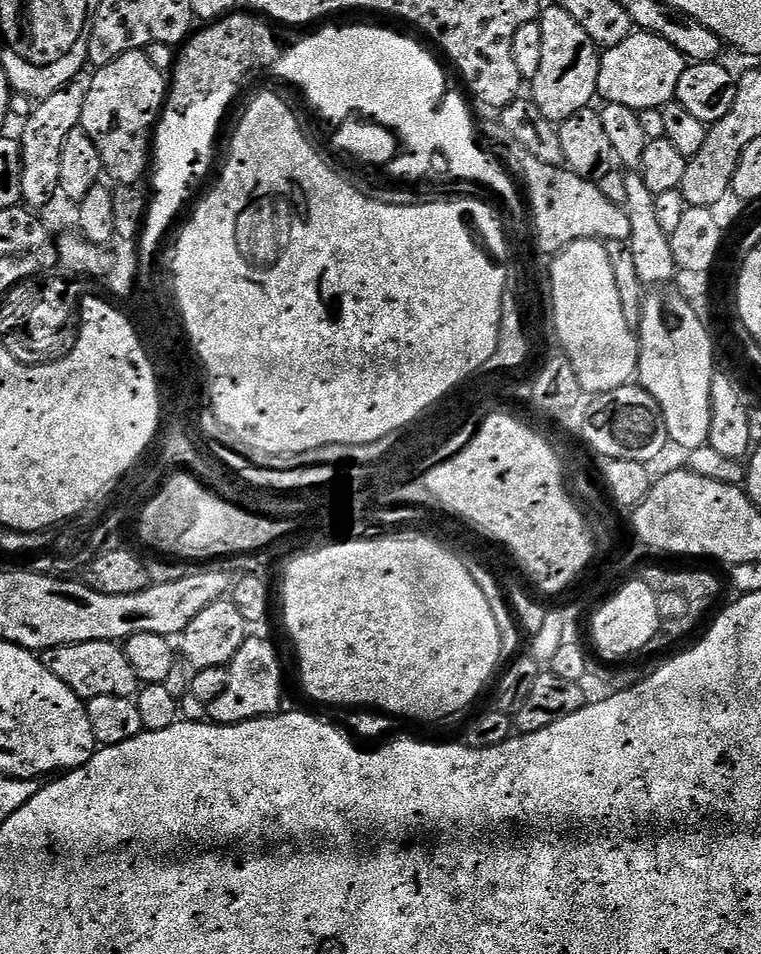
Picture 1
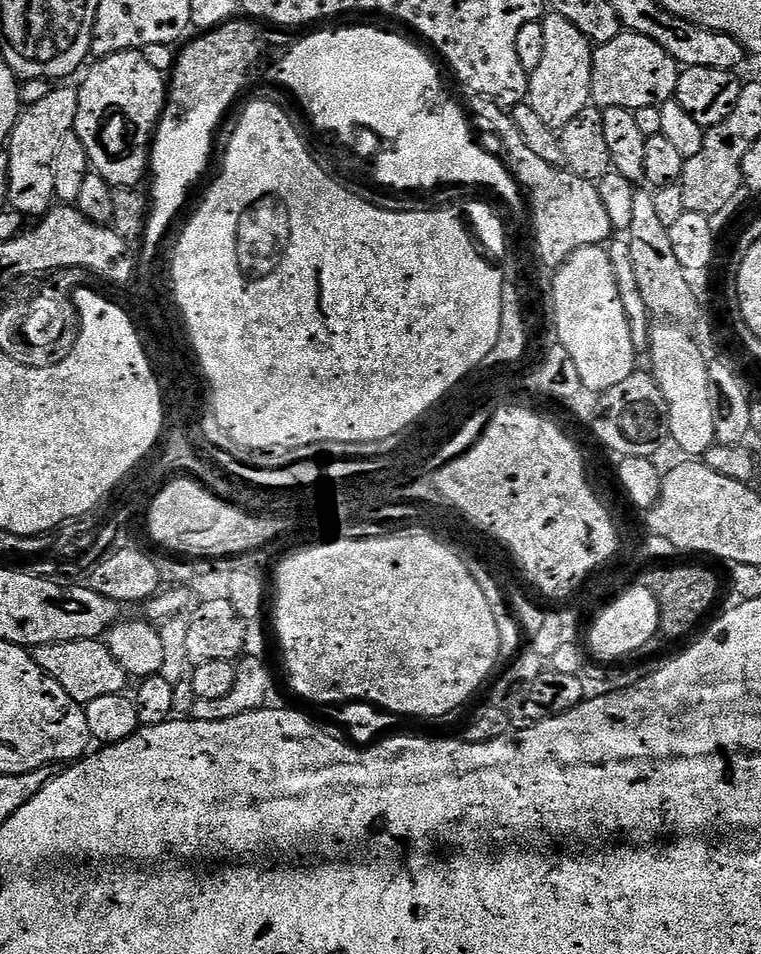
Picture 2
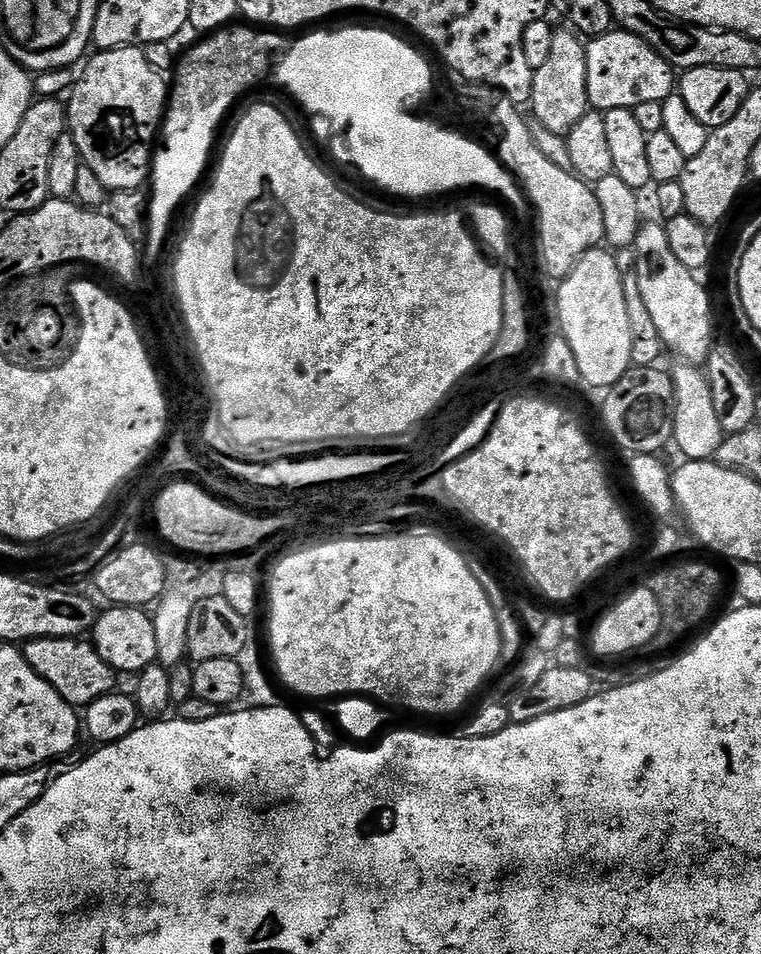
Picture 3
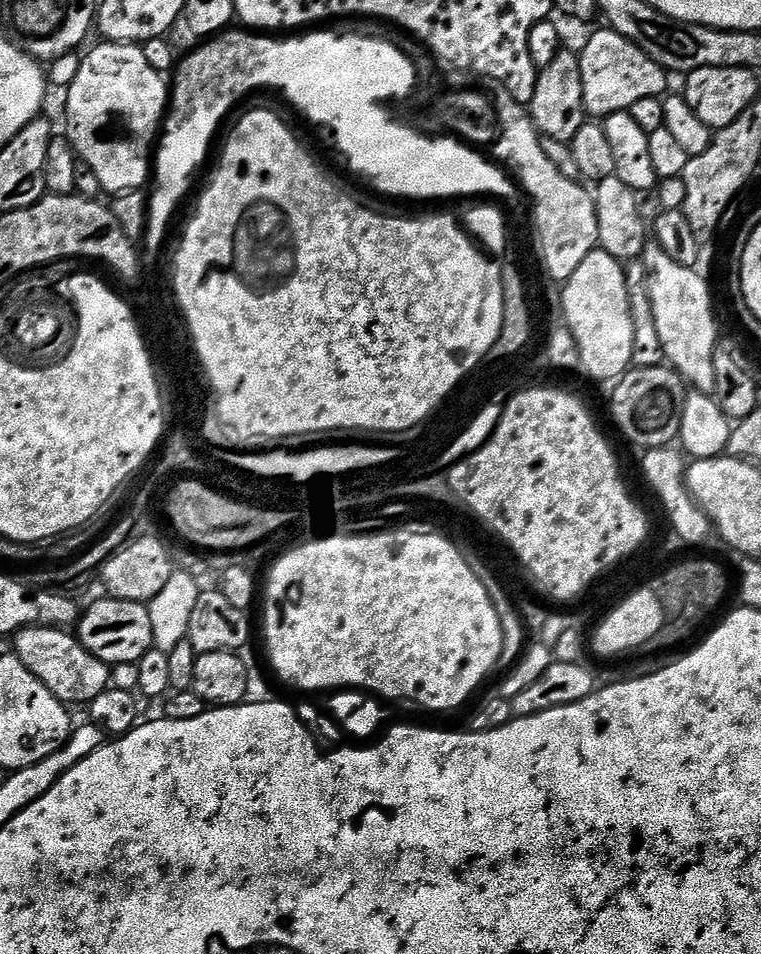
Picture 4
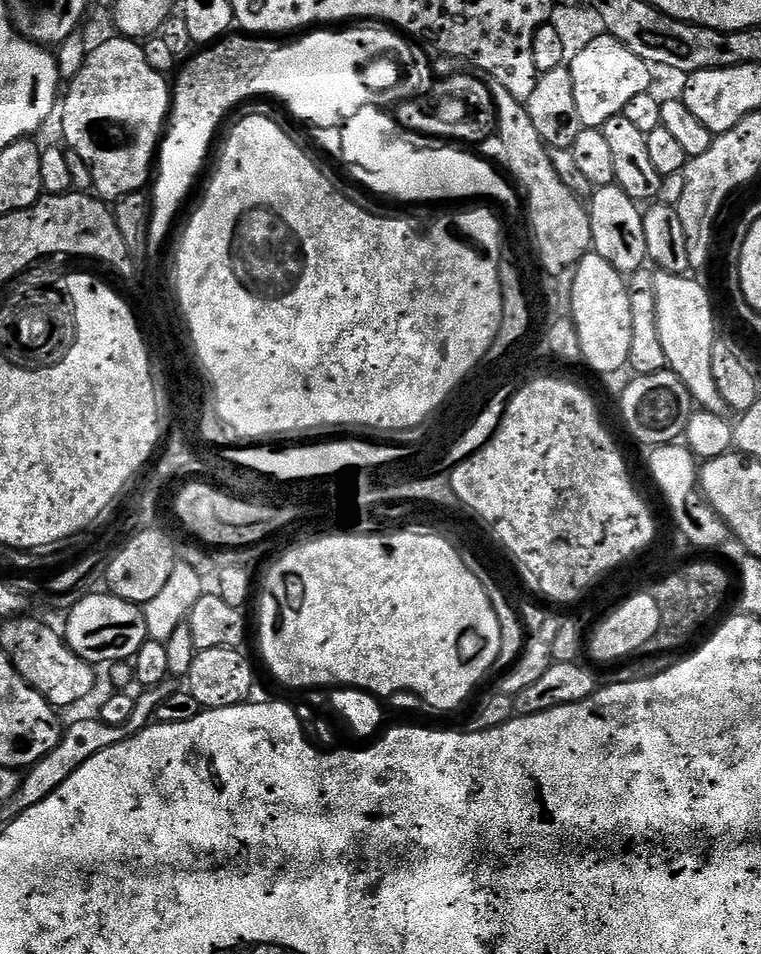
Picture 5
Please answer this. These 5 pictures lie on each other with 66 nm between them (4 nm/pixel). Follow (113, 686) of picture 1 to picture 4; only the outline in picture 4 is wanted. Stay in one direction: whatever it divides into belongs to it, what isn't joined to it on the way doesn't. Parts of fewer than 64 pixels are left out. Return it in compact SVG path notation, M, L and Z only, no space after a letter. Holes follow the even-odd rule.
M19 628L14 634L14 647L16 656L54 694L54 698L61 700L65 706L81 704L87 706L92 703L98 694L102 694L109 688L109 665L103 664L98 658L88 653L71 631L62 628Z

